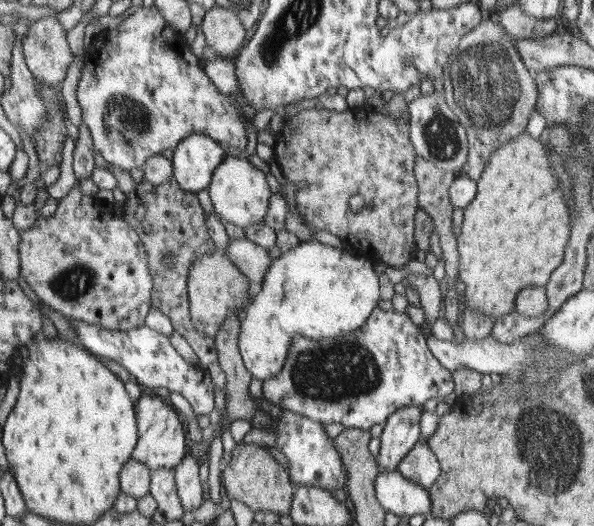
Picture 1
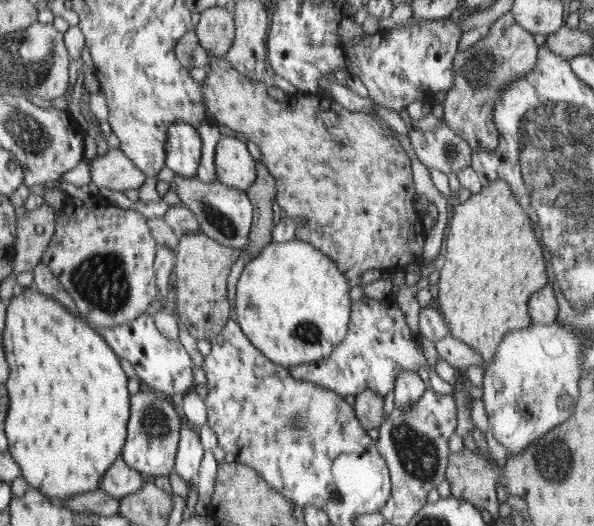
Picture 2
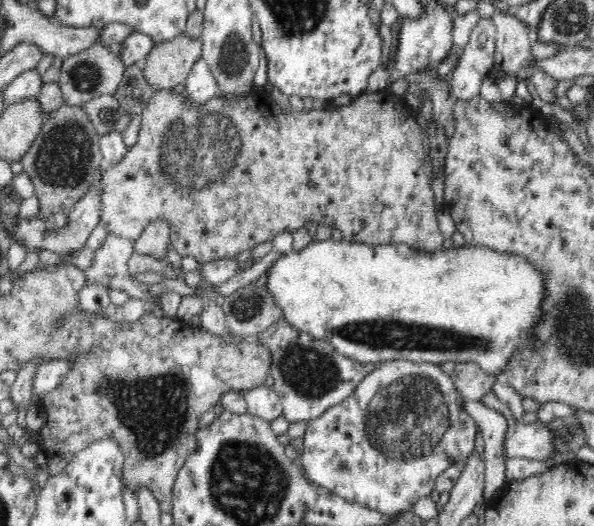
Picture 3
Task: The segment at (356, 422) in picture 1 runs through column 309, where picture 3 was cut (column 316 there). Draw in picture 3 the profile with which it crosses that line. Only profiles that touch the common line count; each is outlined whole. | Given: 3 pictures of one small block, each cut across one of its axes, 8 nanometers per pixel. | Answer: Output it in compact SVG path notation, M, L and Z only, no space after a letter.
M281 319L272 324L265 332L255 336L260 344L267 345L272 351L273 389L278 393L283 416L291 422L310 422L319 417L325 409L350 397L361 380L374 368L375 363L358 363L342 356L329 344L317 340L311 334L301 332Z

